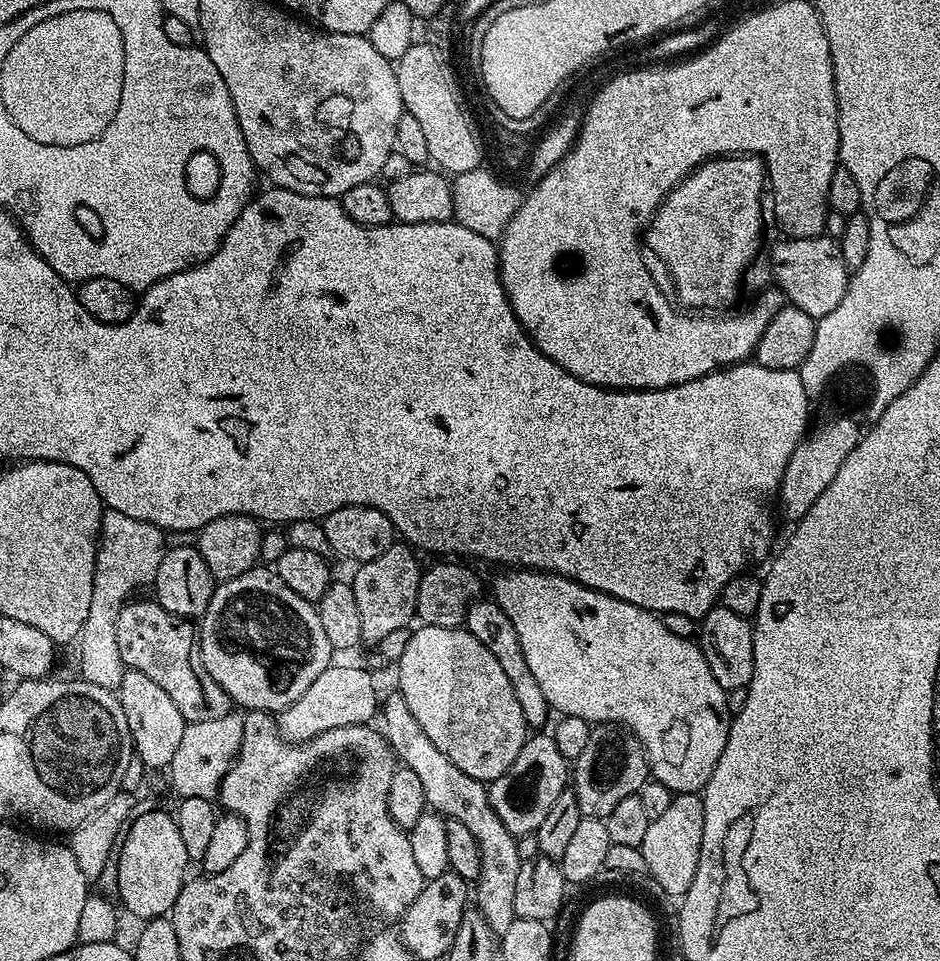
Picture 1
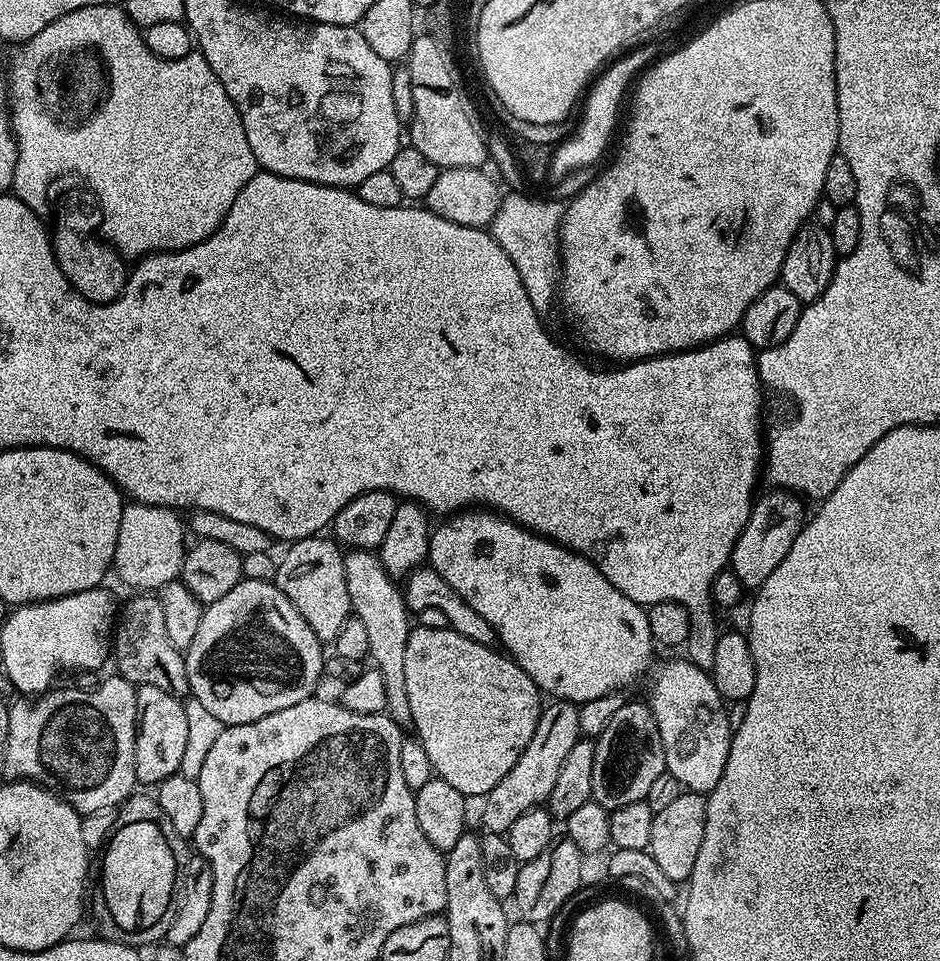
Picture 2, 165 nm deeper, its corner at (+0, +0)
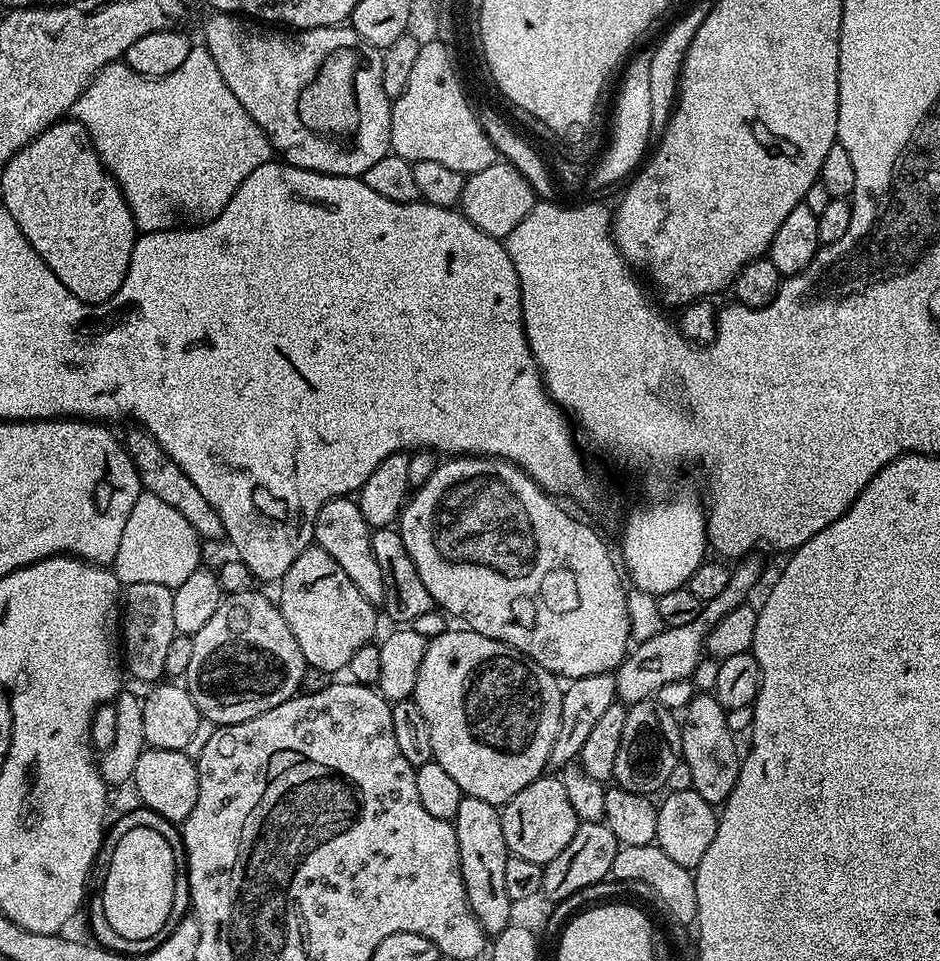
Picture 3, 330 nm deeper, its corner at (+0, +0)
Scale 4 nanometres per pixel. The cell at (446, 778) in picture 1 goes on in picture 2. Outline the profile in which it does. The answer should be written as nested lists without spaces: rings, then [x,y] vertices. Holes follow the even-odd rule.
[[[372,550],[344,552],[346,591],[350,594],[353,613],[366,625],[366,638],[370,641],[368,656],[386,682],[386,709],[395,724],[411,725],[412,715],[406,698],[406,642],[410,631],[408,603],[404,601],[401,585],[385,570],[379,555]]]

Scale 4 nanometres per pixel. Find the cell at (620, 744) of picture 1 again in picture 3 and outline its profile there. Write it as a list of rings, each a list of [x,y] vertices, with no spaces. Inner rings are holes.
[[[656,698],[639,700],[636,704],[627,705],[627,710],[626,727],[622,730],[622,743],[618,746],[618,759],[614,761],[612,780],[628,792],[648,796],[667,785],[670,774],[674,771],[674,766],[681,759],[680,729],[682,724],[677,713],[671,708],[662,706],[659,699]]]

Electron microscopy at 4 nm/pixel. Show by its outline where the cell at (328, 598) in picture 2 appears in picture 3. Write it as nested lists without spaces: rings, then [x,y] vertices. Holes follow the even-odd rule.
[[[315,546],[302,550],[279,580],[278,588],[280,613],[302,650],[305,665],[317,667],[327,674],[343,673],[355,652],[373,643],[377,609],[362,598],[362,590],[354,586],[350,574],[346,574],[326,550]]]

